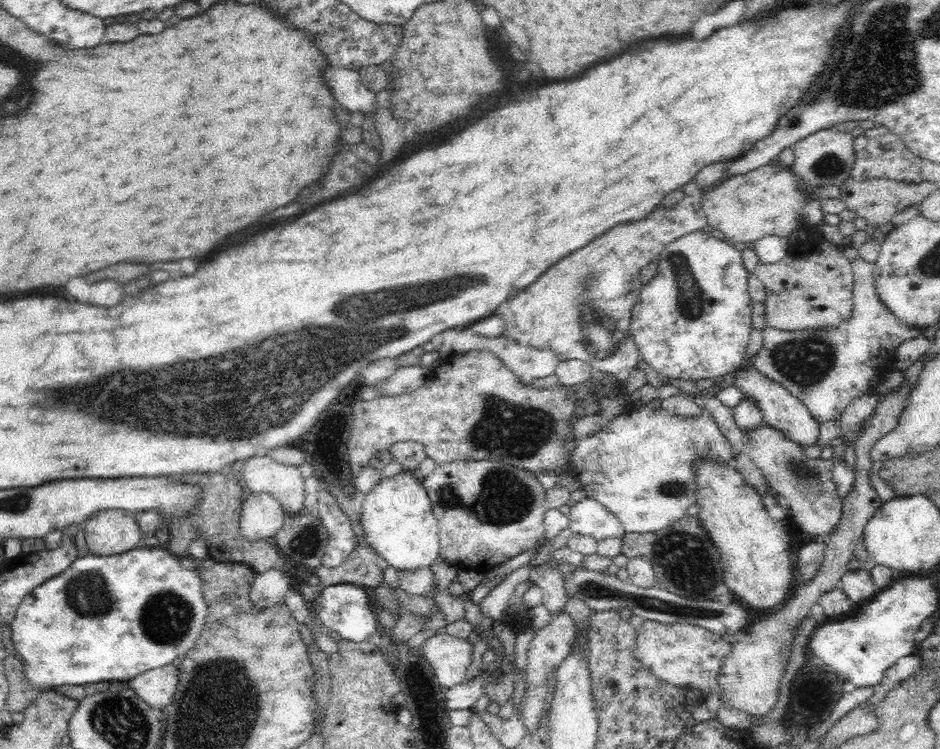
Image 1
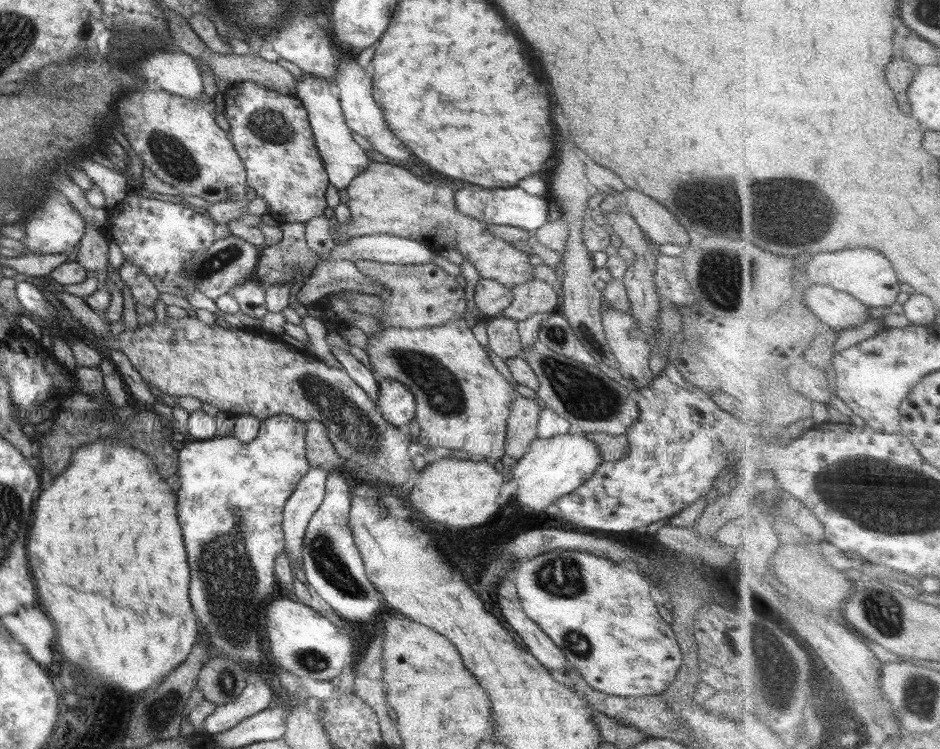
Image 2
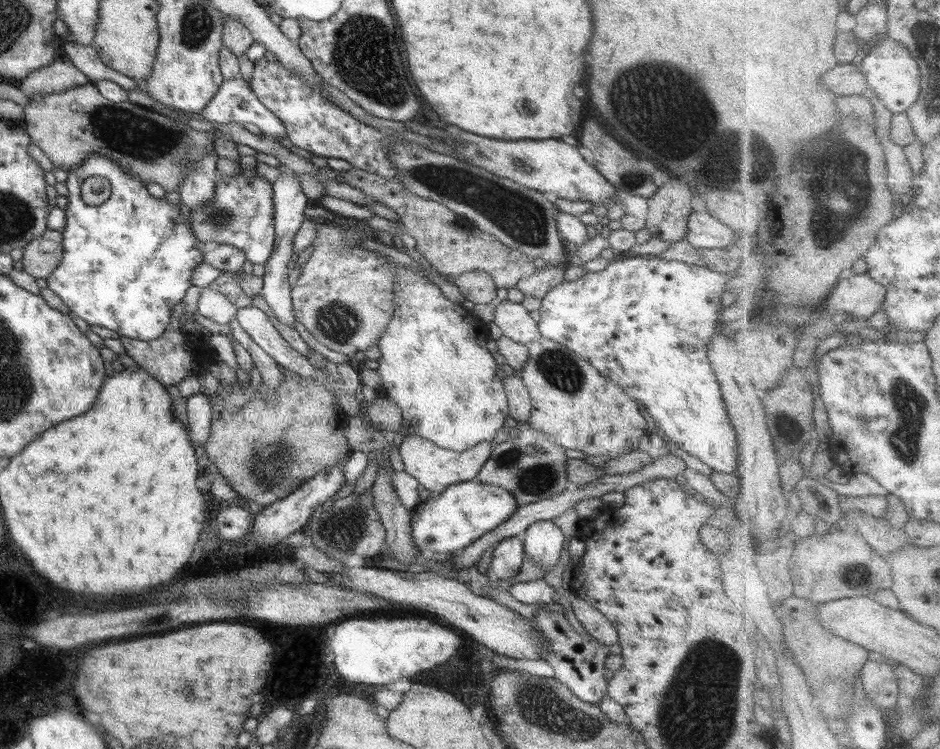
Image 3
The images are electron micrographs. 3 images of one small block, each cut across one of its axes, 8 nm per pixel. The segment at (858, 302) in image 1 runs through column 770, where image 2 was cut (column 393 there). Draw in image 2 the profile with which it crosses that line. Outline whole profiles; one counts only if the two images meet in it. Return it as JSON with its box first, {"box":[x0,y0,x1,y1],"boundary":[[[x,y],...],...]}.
{"box":[365,319,519,461],"boundary":[[[456,319],[448,321],[442,326],[426,327],[423,329],[412,330],[402,327],[390,327],[387,329],[382,328],[381,332],[371,335],[368,339],[365,351],[367,352],[370,359],[370,366],[372,370],[380,376],[380,378],[390,378],[405,384],[408,390],[414,395],[415,398],[415,417],[416,422],[420,425],[422,437],[424,438],[425,444],[429,446],[444,446],[449,450],[462,450],[469,454],[469,458],[473,461],[486,461],[486,460],[497,460],[501,459],[505,454],[506,444],[506,431],[507,431],[507,419],[510,415],[510,409],[512,401],[519,395],[518,391],[510,384],[510,382],[492,365],[487,350],[478,343],[472,329],[462,319]]]}

